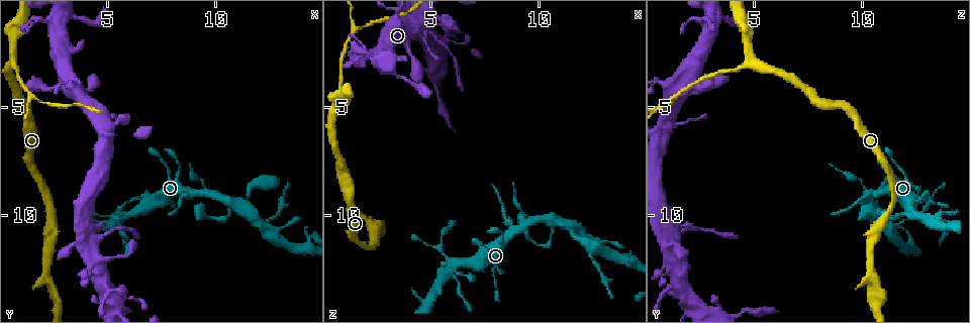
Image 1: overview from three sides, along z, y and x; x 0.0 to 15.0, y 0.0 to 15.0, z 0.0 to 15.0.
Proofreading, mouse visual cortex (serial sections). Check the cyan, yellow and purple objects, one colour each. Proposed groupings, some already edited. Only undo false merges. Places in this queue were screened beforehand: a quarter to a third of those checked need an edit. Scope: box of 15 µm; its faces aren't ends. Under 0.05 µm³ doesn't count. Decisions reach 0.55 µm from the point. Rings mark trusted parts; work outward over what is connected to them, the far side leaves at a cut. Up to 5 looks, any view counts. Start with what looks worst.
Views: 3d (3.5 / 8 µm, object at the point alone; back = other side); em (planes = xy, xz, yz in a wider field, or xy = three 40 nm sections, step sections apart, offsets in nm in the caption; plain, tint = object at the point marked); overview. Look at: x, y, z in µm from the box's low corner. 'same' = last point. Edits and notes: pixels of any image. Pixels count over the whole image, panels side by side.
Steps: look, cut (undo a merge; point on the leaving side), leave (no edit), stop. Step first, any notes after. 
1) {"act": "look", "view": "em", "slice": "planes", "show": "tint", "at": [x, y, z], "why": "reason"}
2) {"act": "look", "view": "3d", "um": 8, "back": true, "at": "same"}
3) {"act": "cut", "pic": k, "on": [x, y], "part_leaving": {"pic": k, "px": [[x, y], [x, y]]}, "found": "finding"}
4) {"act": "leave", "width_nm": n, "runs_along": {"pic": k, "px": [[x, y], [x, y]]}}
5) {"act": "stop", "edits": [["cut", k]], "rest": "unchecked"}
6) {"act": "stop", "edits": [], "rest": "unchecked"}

{"act": "look", "view": "3d", "um": 8, "at": [1.6, 4.6, 1.3], "why": "three arms meet"}

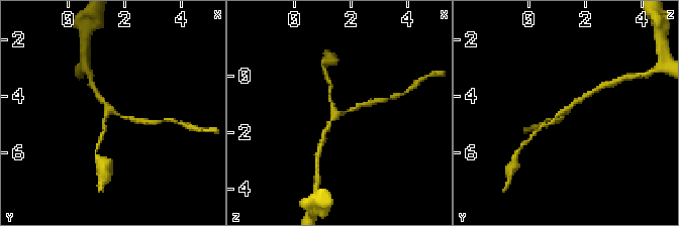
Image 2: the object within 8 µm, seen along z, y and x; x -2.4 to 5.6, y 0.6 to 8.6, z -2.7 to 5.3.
{"act": "look", "view": "3d", "um": 3.5, "at": [1.6, 4.5, 1.3]}

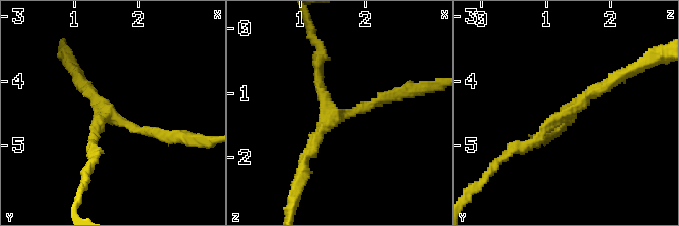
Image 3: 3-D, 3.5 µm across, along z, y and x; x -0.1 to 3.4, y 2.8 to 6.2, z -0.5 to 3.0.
{"act": "look", "view": "em", "slice": "planes", "show": "tint", "at": [1.55, 4.55, 1.35], "arms": 3, "arm_widths_nm": [150, 150, 200], "why": "shape alone is not enough"}

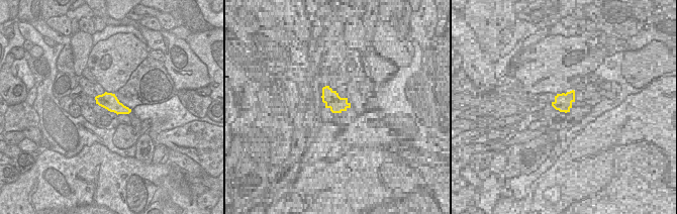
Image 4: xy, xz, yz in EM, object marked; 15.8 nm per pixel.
{"act": "leave", "runs_along": {"pic": 3, "px": [[305, 159], [336, 115], [395, 95]]}, "found": "one cell here"}

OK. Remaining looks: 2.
{"act": "look", "view": "3d", "um": 3.5, "back": true, "at": [12.3, 10.7, 11.3], "why": "three-way junction"}

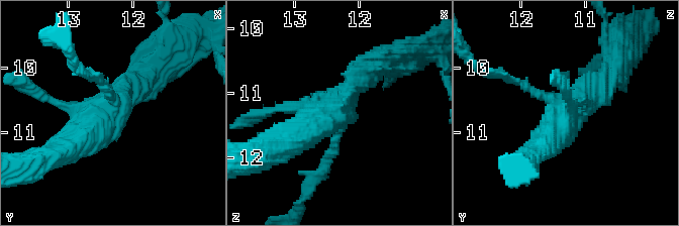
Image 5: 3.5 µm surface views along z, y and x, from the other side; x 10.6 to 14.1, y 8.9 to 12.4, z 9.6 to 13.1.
{"act": "look", "view": "em", "slice": "xy", "step": 2, "show": "tint", "at": [12.35, 10.55, 11.35], "why": "now the EM"}

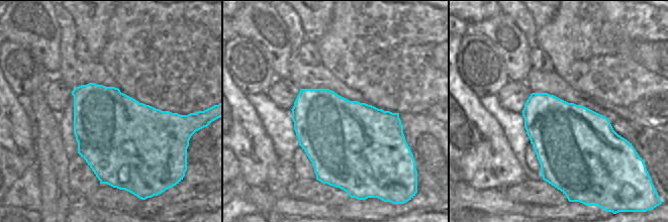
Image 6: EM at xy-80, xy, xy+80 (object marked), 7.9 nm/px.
{"act": "leave", "runs_along": {"pic": 5, "px": [[147, 74], [66, 148]]}, "found": "one cell here"}

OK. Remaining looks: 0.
{"act": "stop", "edits": [], "rest": "unchecked"}

